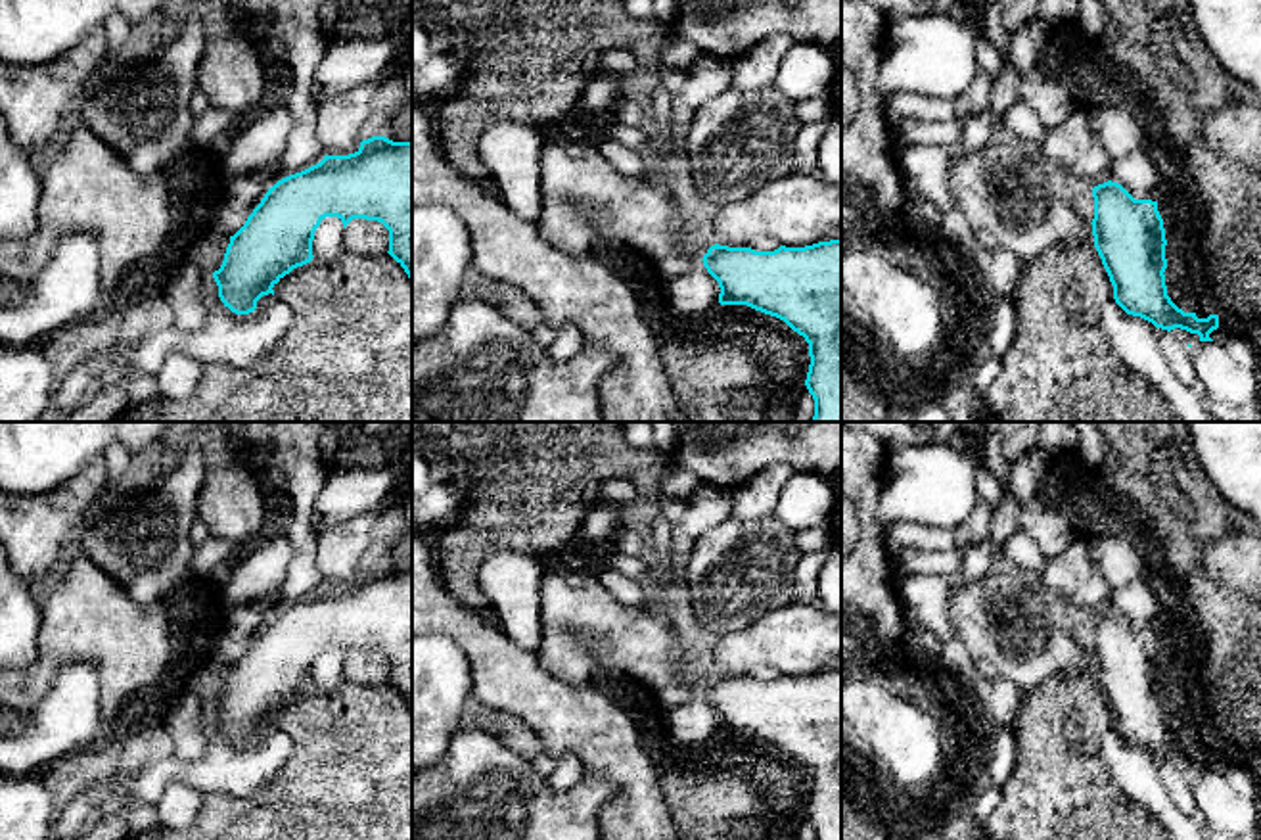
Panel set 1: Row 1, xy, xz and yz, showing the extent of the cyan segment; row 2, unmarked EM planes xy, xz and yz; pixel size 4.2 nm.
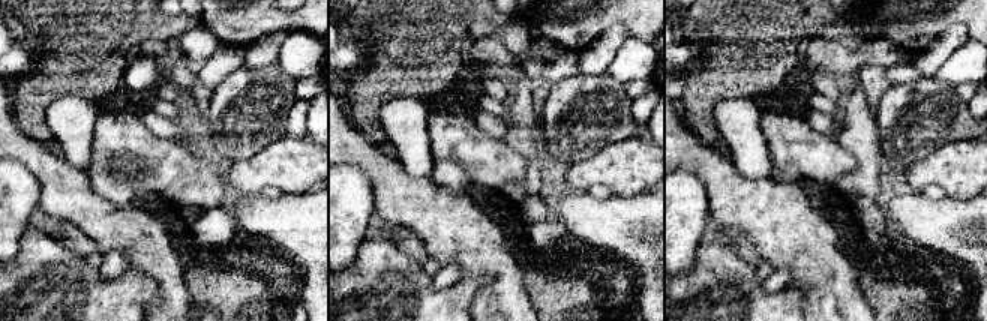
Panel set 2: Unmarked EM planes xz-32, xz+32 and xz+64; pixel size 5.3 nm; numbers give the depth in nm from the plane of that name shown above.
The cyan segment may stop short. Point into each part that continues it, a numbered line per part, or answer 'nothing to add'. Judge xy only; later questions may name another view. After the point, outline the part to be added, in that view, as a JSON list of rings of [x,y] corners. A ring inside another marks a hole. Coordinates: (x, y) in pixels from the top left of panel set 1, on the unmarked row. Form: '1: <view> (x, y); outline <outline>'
nothing to add

